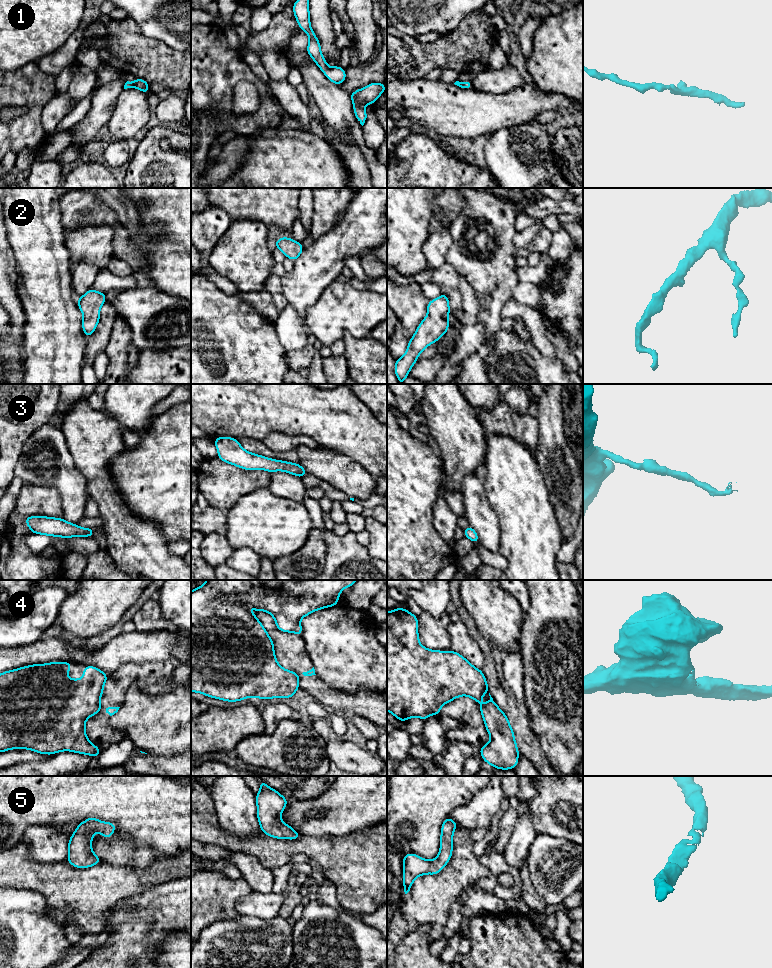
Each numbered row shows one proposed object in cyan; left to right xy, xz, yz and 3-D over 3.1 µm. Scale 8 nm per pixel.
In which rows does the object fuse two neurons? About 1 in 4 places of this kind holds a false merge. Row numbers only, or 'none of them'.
4

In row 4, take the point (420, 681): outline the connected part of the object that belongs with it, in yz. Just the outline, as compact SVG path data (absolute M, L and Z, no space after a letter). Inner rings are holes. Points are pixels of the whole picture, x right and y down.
M402 607L387 612L387 711L392 713L401 722L412 717L426 720L430 715L439 715L441 707L459 696L469 696L478 702L485 727L490 735L488 744L479 749L483 760L497 769L508 770L518 765L519 751L515 741L514 732L507 719L490 693L490 700L482 705L480 703L485 692L489 693L489 686L482 670L475 668L461 654L452 650L430 650L422 646L418 635L418 617Z

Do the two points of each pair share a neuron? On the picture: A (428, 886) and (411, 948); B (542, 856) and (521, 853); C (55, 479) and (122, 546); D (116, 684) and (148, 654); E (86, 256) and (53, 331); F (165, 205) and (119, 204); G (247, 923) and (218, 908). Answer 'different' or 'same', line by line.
A: different
B: different
C: different
D: different
E: different
F: different
G: different

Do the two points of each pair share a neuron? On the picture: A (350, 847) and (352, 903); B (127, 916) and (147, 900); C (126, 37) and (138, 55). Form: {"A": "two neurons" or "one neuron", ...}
{"A": "one neuron", "B": "one neuron", "C": "one neuron"}

